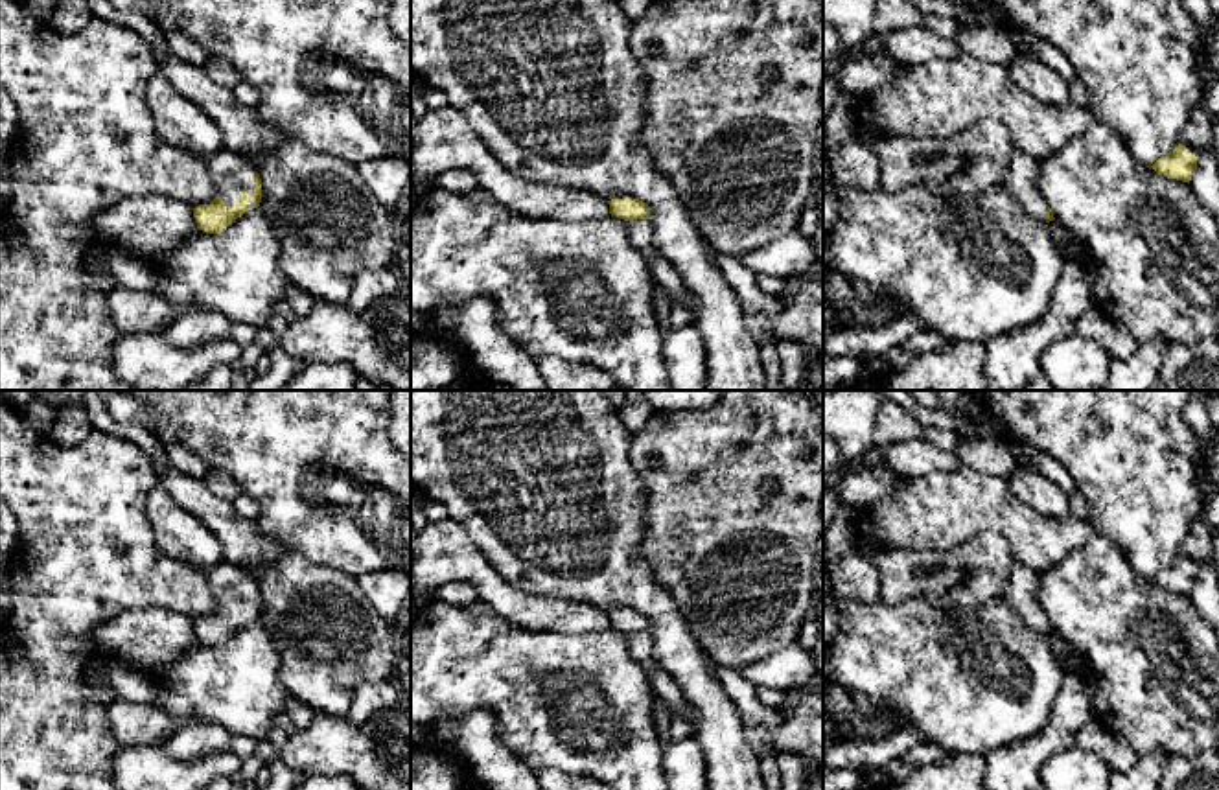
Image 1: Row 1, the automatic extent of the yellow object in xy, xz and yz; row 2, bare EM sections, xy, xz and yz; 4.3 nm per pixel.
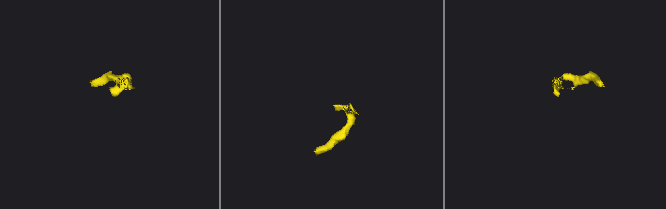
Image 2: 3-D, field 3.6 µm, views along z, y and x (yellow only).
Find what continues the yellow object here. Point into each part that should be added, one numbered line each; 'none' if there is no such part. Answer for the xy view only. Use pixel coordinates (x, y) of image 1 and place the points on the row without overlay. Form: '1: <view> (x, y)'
1: xy (231, 584)

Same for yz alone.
1: yz (1021, 595)

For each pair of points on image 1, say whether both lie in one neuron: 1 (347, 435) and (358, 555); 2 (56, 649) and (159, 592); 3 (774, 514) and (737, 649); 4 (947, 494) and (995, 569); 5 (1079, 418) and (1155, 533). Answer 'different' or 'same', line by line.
1: same
2: same
3: same
4: different
5: same

